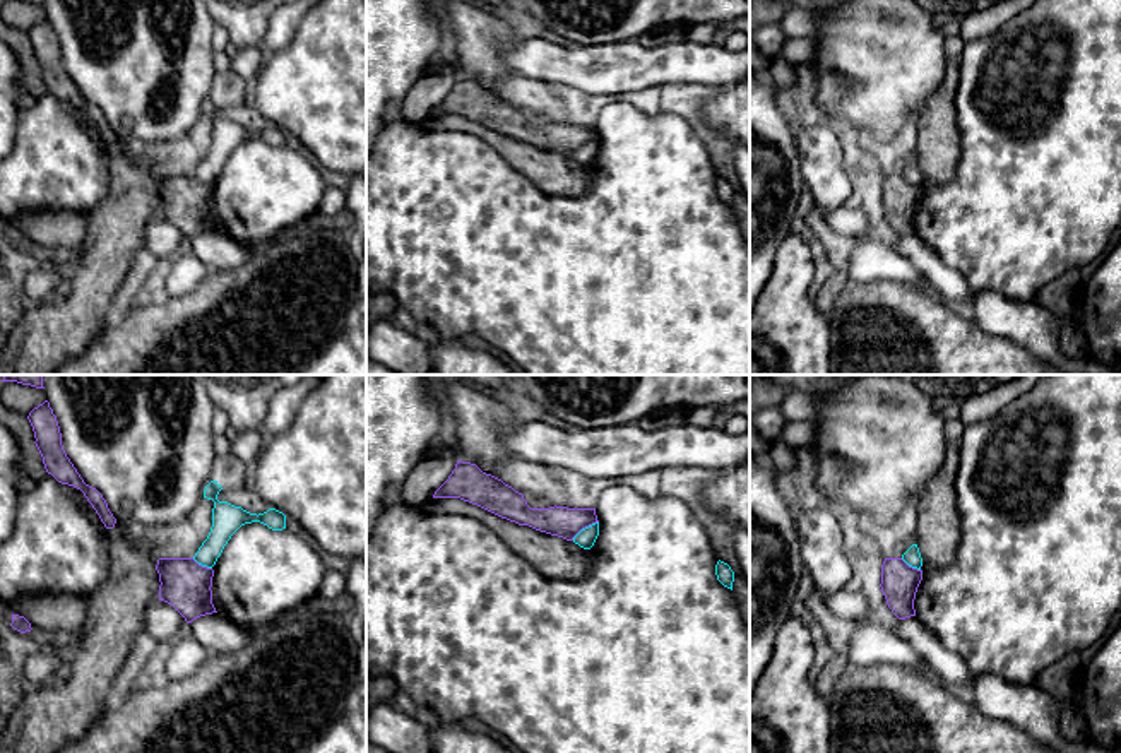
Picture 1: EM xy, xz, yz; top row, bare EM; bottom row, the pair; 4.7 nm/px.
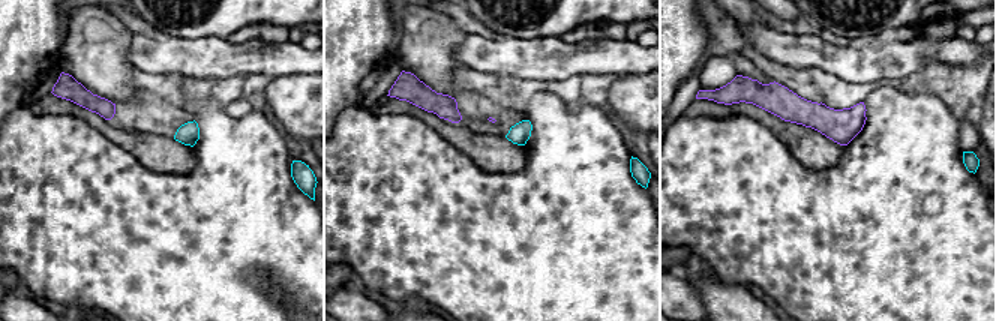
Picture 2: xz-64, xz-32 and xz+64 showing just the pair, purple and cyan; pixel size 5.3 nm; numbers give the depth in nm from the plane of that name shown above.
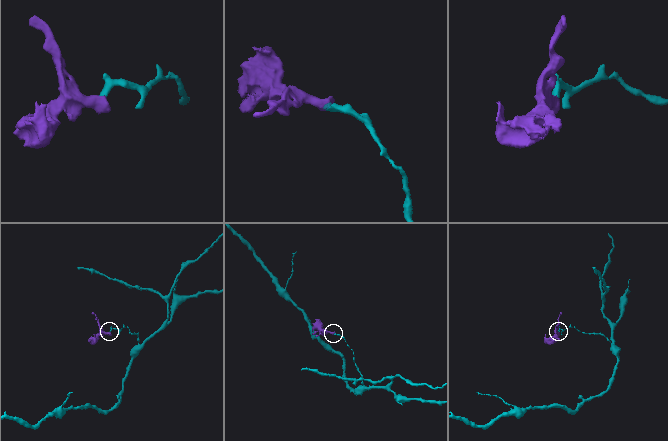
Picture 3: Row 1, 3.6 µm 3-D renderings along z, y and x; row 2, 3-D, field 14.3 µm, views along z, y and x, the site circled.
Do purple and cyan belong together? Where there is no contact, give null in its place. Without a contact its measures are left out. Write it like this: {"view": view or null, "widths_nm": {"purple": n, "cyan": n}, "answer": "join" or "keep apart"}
{"view": "xz", "widths_nm": {"purple": 140, "cyan": 90}, "answer": "keep apart"}

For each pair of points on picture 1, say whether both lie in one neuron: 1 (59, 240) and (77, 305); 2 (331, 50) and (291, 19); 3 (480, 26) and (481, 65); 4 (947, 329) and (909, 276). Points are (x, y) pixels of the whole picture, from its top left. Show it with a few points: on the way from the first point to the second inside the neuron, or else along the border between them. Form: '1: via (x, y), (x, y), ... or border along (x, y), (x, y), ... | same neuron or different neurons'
1: border along (89, 218), (83, 250), (76, 257) | different neurons
2: border along (303, 17), (295, 36), (271, 53) | different neurons
3: via (480, 36), (480, 55) | same neuron
4: border along (878, 279), (894, 279), (931, 291), (940, 300) | different neurons

